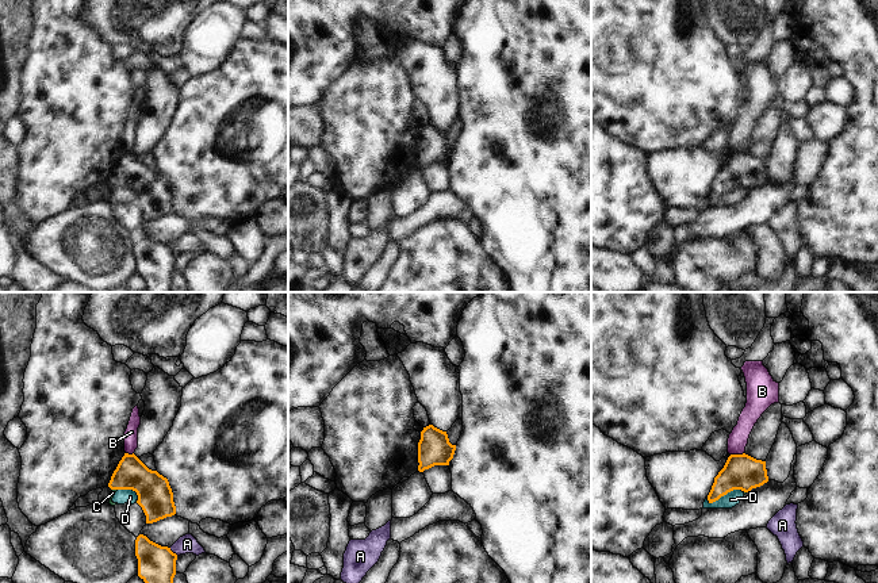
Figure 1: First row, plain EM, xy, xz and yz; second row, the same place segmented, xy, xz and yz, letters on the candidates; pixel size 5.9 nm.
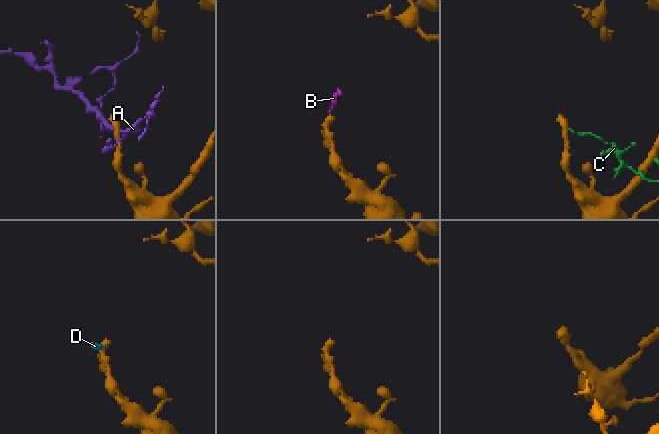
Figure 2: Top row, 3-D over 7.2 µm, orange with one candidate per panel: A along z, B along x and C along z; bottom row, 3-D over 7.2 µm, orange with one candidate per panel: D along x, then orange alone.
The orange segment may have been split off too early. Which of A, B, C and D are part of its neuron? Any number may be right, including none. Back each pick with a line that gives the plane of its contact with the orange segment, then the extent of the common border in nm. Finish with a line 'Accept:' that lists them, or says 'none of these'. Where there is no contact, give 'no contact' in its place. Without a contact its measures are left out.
Accept: none of these

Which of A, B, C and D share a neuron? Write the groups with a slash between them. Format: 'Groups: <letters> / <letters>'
Groups: A / B / C D

